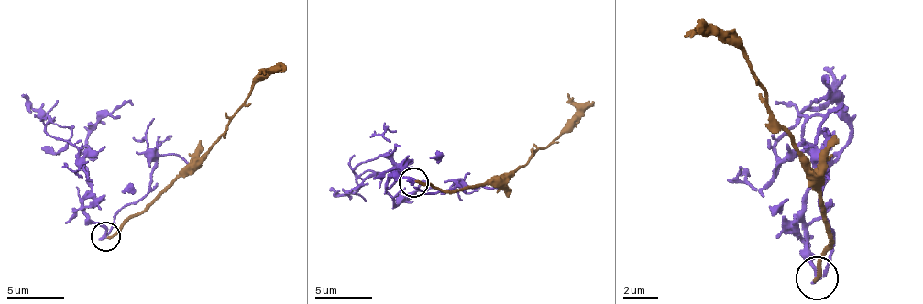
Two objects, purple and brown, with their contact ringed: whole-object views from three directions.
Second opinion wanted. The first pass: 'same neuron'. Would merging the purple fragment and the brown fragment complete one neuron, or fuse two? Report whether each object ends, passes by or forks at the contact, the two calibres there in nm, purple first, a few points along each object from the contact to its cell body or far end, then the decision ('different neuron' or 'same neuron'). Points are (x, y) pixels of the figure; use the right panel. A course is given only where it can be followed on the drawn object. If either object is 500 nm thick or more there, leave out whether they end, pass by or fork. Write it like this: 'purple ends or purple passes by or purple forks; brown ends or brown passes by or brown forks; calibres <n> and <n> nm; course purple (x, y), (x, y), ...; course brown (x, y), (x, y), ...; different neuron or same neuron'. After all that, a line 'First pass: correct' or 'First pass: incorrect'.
purple passes by; brown ends; calibres 240 and 200 nm; course purple (818, 279), (805, 198), (822, 159), (774, 151), (800, 108), (800, 142), (830, 146); course brown (814, 279), (830, 241), (822, 177), (771, 112), (766, 91), (732, 43), (710, 30), (685, 35); different neuron
First pass: incorrect

